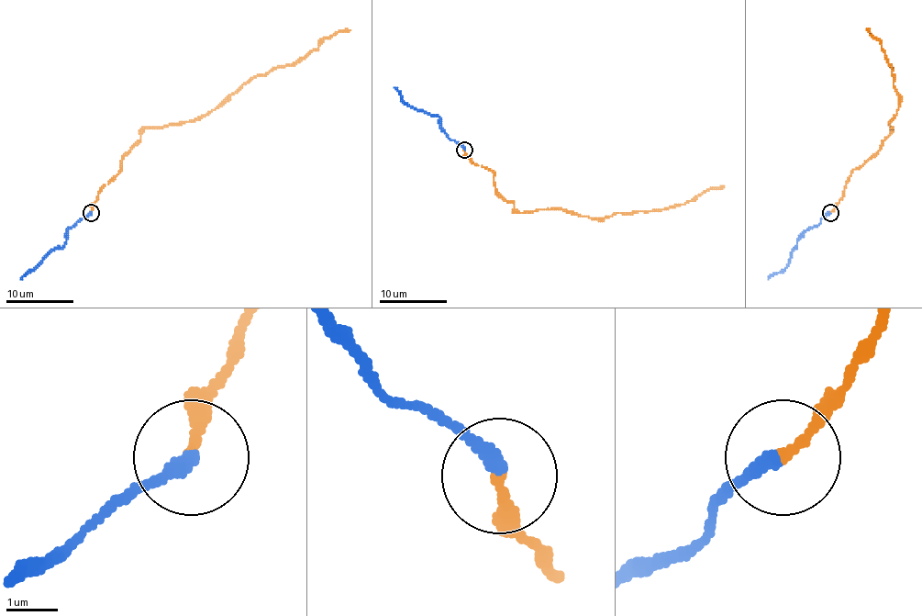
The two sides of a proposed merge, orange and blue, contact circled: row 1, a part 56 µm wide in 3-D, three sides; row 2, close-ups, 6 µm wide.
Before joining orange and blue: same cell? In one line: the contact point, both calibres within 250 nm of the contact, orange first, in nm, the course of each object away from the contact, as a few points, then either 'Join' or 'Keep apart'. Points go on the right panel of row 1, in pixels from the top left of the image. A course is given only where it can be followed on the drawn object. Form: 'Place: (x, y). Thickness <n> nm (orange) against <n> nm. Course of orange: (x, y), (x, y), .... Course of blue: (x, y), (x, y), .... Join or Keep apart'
Place: (830, 213). Thickness 200 nm (orange) against 280 nm. Course of orange: (830, 213), (852, 171), (870, 159), (894, 128), (890, 121), (898, 108), (882, 44), (866, 30). Course of blue: (830, 213), (807, 230), (796, 242), (788, 264), (768, 279). Join

